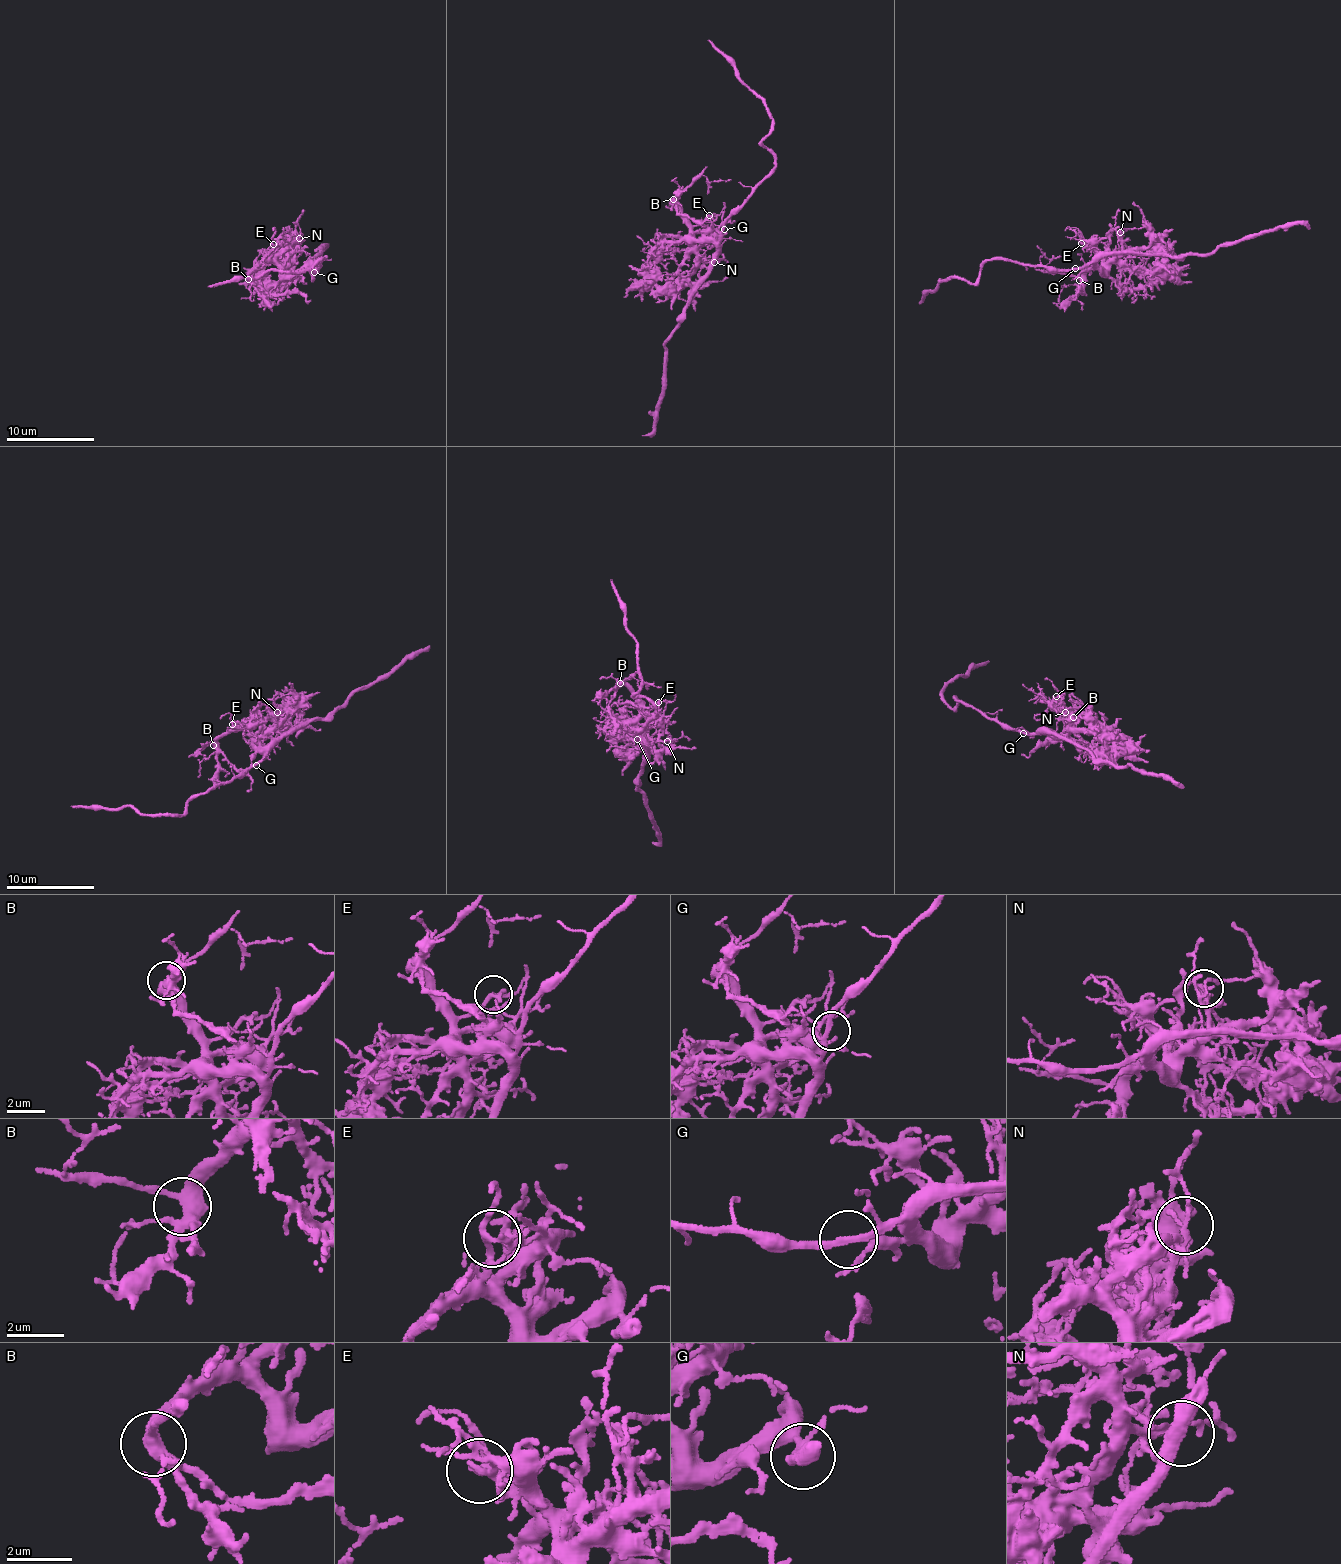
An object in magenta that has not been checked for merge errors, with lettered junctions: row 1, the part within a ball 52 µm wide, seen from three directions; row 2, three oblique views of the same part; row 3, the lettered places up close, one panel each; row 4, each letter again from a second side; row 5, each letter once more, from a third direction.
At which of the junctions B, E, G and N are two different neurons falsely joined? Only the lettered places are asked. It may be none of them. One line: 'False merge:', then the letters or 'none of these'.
False merge: none of these

